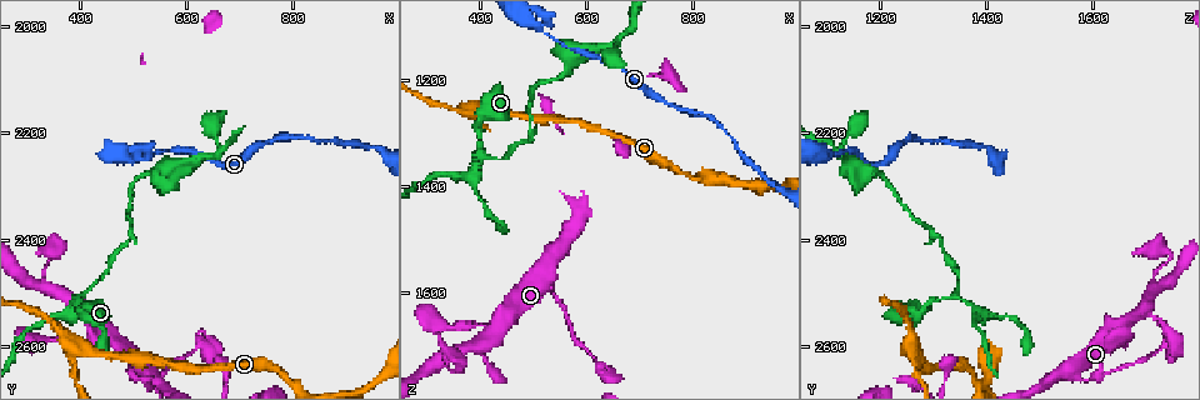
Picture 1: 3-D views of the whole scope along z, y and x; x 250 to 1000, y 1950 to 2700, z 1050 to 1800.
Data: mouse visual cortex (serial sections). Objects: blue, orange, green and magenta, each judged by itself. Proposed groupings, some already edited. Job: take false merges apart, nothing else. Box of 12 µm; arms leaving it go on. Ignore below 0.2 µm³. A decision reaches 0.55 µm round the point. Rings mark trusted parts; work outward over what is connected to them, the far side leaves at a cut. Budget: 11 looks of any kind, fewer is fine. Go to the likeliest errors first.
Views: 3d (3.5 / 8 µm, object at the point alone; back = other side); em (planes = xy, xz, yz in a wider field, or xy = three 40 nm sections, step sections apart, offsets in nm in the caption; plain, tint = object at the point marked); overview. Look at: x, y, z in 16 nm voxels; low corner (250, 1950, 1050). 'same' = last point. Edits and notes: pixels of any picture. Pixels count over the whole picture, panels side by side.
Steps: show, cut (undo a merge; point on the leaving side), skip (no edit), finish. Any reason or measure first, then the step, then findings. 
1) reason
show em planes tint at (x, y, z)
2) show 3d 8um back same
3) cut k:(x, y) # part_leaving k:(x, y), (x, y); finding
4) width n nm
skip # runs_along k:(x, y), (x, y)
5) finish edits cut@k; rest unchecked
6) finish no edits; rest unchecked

abrupt turn
show 3d 8um at (535, 2655, 1580)

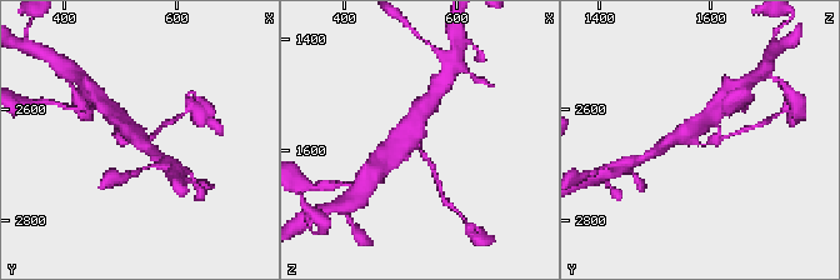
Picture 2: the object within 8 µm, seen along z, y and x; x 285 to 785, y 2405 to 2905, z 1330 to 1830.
show em xy step 2 tint at (530, 2660, 1575)

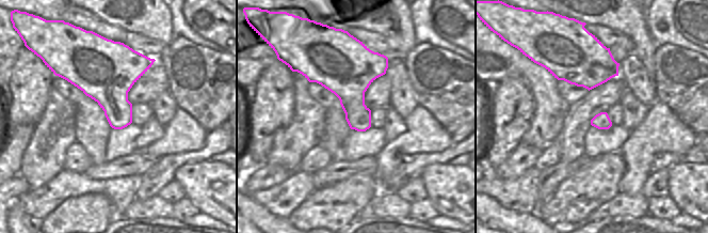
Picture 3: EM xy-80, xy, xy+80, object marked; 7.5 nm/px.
skip # runs_along 2:(116, 116), (136, 143), (153, 136); all the same cell

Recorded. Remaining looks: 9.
a fork
show 3d 3.5um at (390, 2610, 1260)

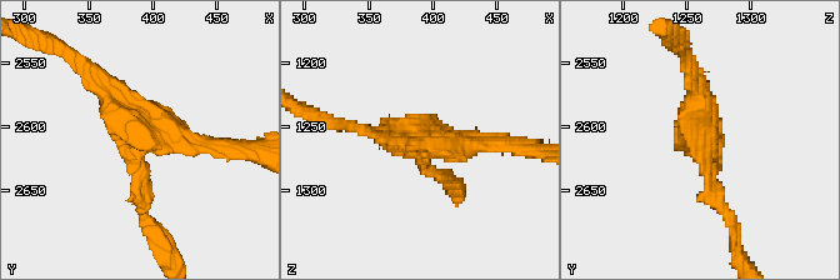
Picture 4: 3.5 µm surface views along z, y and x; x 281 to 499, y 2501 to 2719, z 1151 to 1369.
arms 3; arm_widths 150, 200, 200 nm; now the EM
show em planes tint at (394, 2606, 1262)

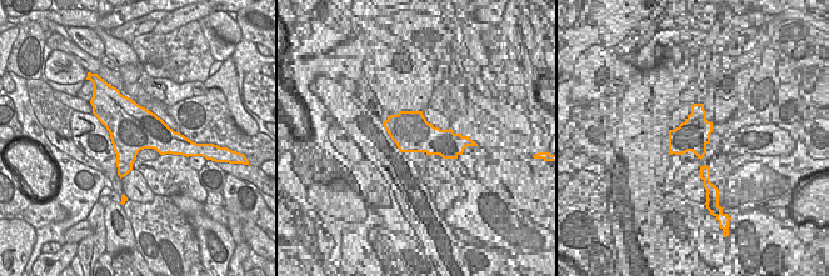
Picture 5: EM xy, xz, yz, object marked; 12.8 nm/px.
skip # runs_along 4:(228, 149), (143, 134), (89, 73); all the same cell

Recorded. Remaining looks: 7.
sudden change in width
show 3d 3.5um at (510, 2240, 1110)

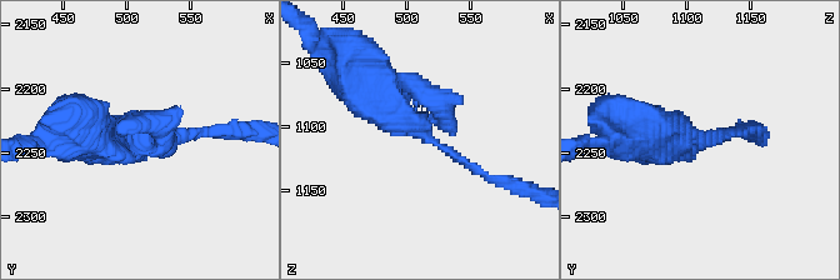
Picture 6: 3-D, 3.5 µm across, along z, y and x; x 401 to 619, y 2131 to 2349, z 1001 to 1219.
show em xy step 1 tint at (512, 2238, 1106)

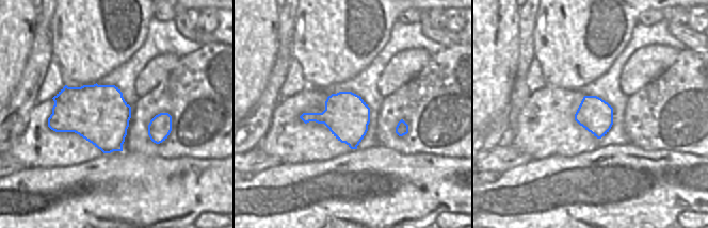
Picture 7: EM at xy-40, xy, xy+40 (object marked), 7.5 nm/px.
cut it another way
show em xy step 2 tint same

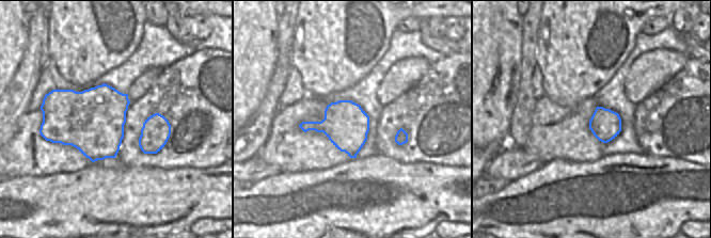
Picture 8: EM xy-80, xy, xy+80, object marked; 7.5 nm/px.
width 340 nm
skip # runs_along 6:(491, 180), (388, 113), (388, 80); continuous, no second cell

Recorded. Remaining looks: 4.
narrows sharply
show 3d 3.5um at (405, 2510, 1345)

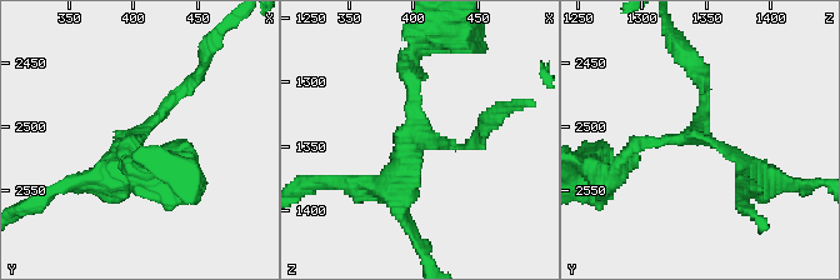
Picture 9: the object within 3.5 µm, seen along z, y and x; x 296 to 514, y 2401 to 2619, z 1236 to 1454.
arms 3; arm_widths 150, 150, 200 nm; now the EM
show em planes tint at (404, 2504, 1340)

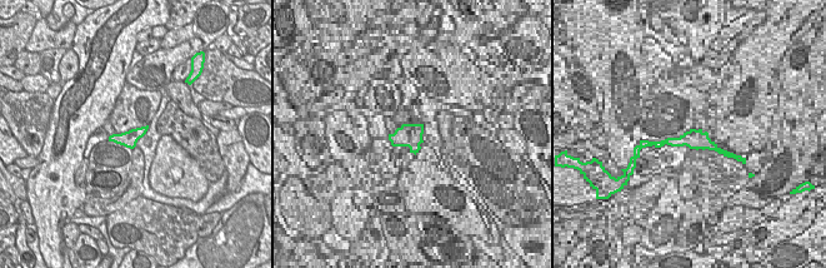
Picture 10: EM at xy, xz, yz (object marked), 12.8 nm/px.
show em xy step 3 tint same

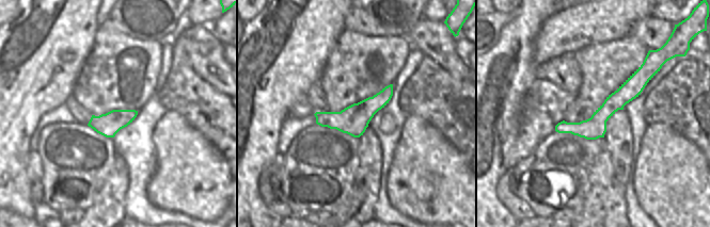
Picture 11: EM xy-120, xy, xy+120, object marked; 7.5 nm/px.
skip # runs_along 11:(650, 75), (588, 128), (557, 128); continuous, no second cell

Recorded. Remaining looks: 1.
finish no edits; rest unchecked

